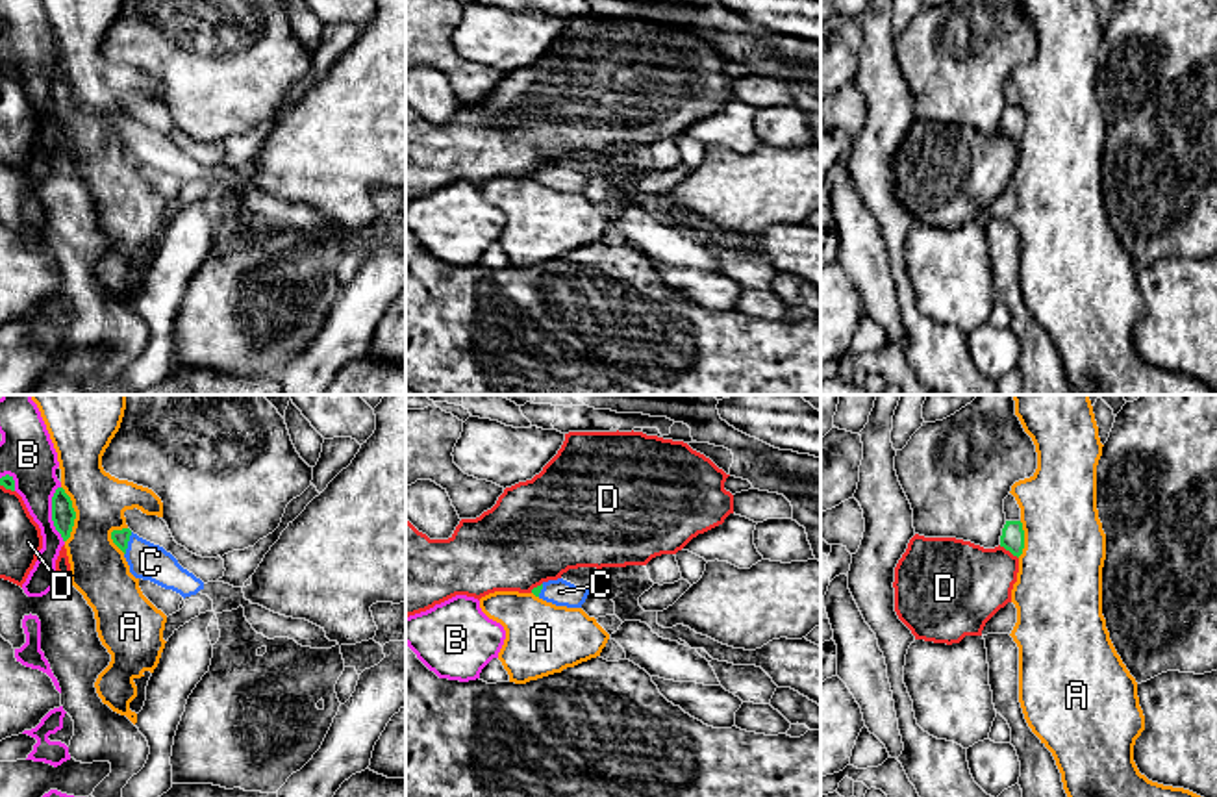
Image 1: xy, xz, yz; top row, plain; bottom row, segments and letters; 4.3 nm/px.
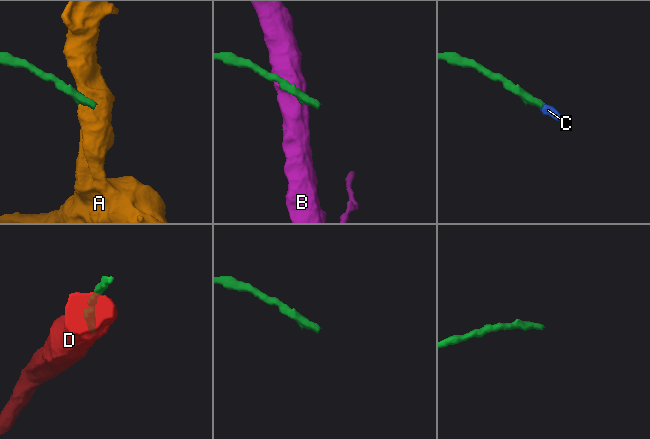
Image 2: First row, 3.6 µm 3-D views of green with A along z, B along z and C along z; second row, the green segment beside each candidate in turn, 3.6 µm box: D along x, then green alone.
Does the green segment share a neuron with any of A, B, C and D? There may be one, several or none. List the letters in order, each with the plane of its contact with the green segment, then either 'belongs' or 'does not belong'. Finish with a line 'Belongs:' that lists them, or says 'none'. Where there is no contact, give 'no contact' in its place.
A: xy | does not belong
B: xy | does not belong
C: xy | belongs
D: yz | does not belong
Belongs: C

